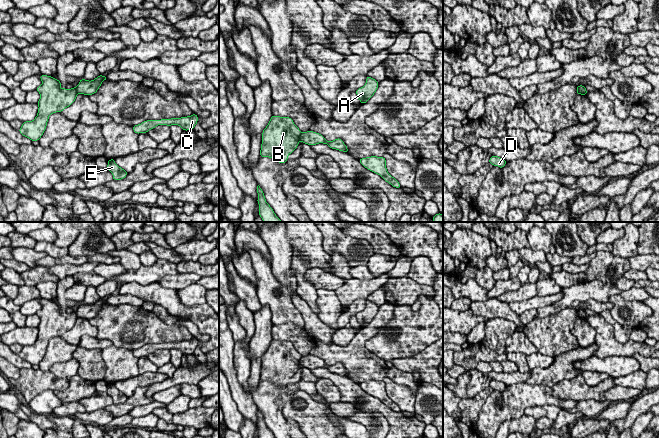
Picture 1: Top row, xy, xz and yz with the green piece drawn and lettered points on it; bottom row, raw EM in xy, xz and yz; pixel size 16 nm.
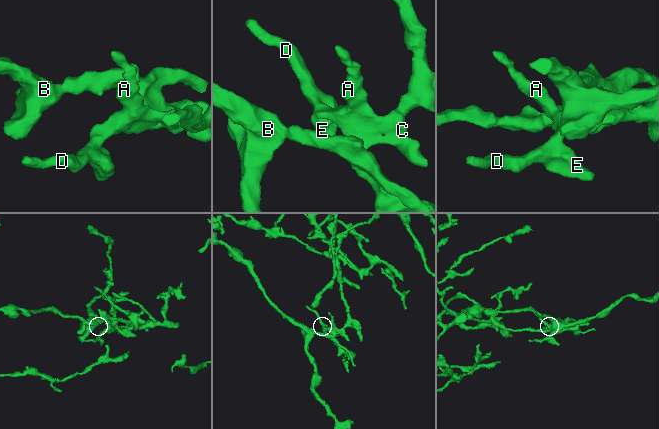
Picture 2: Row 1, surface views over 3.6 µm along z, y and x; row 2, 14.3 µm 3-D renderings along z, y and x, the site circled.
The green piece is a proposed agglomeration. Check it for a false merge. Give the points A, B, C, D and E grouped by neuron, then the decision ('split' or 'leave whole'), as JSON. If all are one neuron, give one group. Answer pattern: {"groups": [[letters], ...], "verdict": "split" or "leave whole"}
{"groups": [["A", "C", "D", "E"], ["B"]], "verdict": "split"}

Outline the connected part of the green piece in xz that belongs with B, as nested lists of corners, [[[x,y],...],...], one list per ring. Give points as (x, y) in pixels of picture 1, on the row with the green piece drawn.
[[[273,115],[262,132],[260,157],[269,157],[282,164],[298,147],[302,132],[290,117]]]

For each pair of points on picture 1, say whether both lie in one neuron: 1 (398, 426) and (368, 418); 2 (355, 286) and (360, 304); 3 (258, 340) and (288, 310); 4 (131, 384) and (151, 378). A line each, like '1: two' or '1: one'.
1: two
2: two
3: two
4: one

